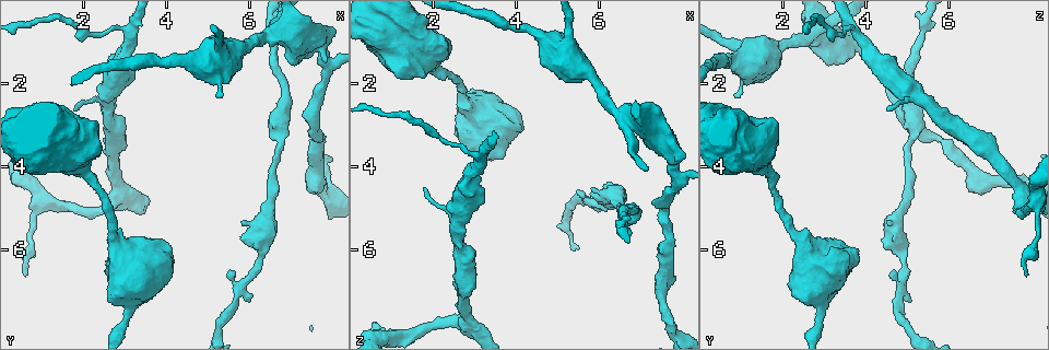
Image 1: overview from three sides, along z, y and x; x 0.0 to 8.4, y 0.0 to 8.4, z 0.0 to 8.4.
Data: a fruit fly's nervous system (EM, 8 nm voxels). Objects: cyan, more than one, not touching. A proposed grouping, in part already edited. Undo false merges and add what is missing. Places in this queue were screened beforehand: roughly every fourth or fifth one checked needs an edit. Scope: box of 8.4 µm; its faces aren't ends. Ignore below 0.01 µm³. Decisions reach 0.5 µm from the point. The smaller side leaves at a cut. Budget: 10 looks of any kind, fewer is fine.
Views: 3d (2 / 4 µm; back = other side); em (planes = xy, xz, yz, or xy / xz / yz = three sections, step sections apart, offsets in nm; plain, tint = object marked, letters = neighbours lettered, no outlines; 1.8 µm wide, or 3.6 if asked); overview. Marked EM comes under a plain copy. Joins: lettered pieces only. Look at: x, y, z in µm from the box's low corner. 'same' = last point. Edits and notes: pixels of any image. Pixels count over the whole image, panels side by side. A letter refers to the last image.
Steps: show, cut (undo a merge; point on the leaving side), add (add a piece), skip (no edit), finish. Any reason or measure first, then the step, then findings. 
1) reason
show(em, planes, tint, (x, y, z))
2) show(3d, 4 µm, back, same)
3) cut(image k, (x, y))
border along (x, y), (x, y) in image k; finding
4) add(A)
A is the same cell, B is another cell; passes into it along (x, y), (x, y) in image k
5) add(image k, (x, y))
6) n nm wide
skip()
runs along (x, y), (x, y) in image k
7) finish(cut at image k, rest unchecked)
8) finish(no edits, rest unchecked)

stops while still wide
show(em, planes, tint, (5.75, 5.75, 4.70))

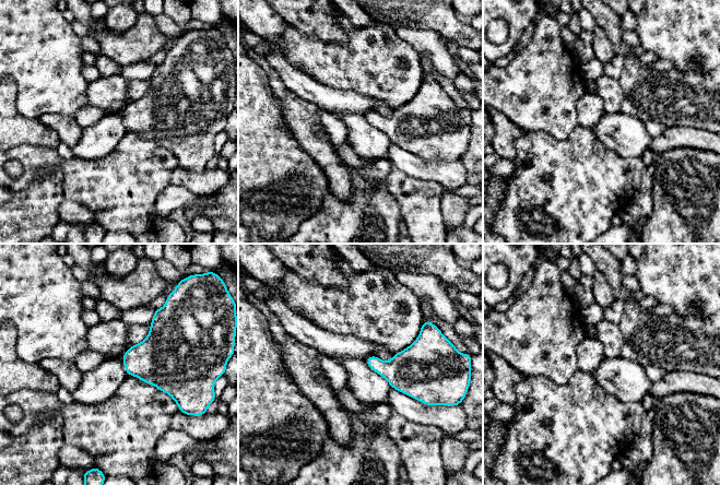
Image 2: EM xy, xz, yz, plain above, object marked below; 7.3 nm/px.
show(em, planes, letters, same)

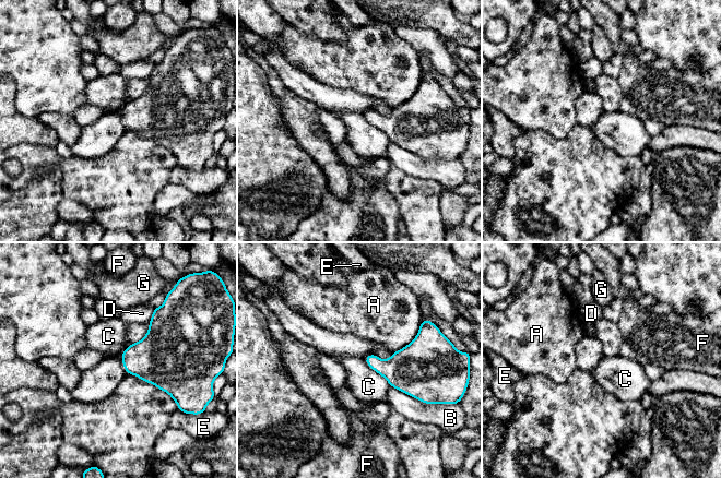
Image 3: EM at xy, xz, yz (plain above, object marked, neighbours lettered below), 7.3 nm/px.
skip()
A, B, C, D, E, F and G are other cells; border along (364, 358), (390, 385) in image 3; none of them fits

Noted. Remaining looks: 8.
sudden change in width
show(3d, 4 µm, (6.80, 0.50, 3.05))

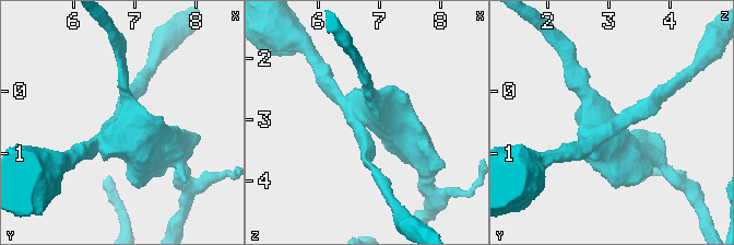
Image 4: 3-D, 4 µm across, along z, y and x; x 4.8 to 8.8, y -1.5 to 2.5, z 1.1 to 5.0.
now the EM
show(em, 3.6 µm, planes, letters, (6.75, 0.55, 3.00))

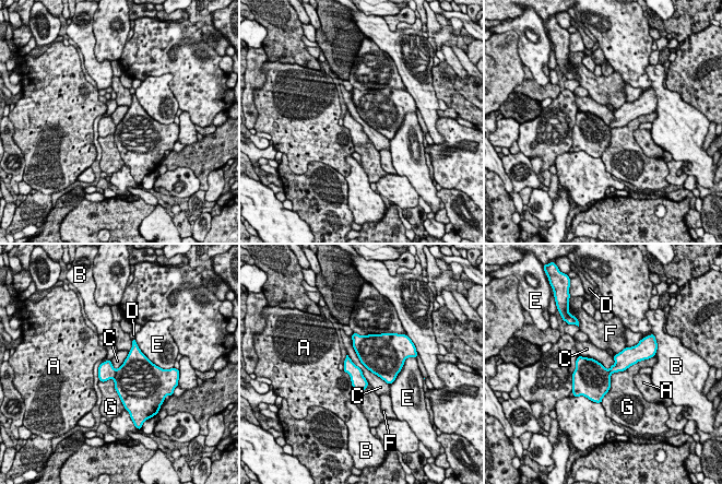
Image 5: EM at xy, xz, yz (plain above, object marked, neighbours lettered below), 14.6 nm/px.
cut(image 5, (131, 378))
A, B, C, D, E, F and G are other cells; border along (117, 369), (113, 377) in image 5; a second neuron is stuck on

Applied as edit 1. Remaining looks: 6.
show(overview)

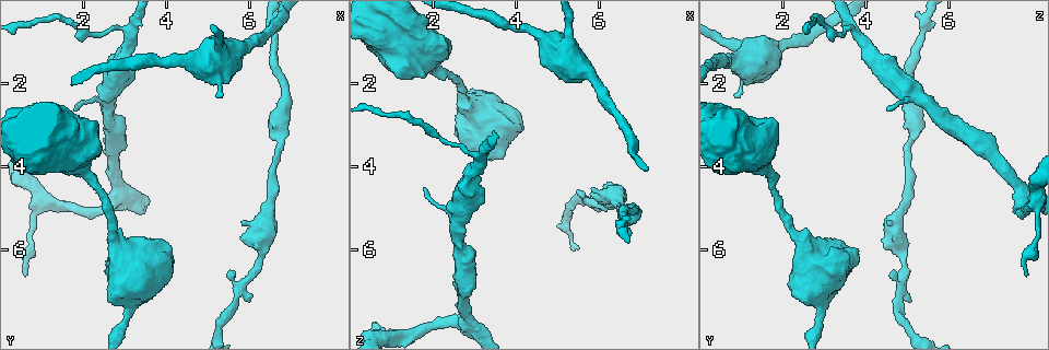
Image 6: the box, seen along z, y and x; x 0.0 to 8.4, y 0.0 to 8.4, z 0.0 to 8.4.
calibre changes
show(3d, 4 µm, back, (5.25, 1.15, 1.05))

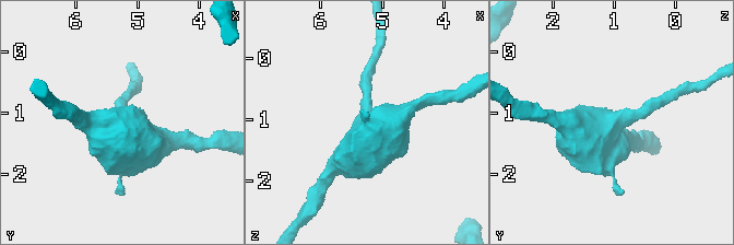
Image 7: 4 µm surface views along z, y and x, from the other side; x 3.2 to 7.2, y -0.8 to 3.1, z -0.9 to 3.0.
show(em, 3.6 µm, xz, step 16, letters, same)

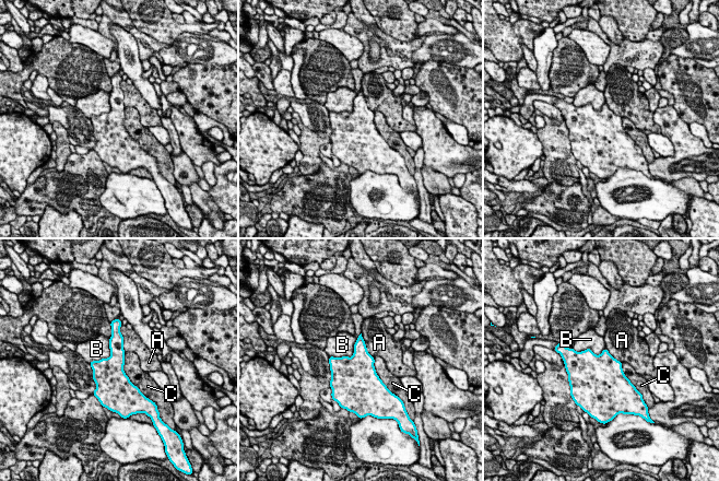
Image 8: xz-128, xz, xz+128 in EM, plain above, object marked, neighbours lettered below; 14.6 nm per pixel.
another direction
show(em, 3.6 µm, planes, letters, same)

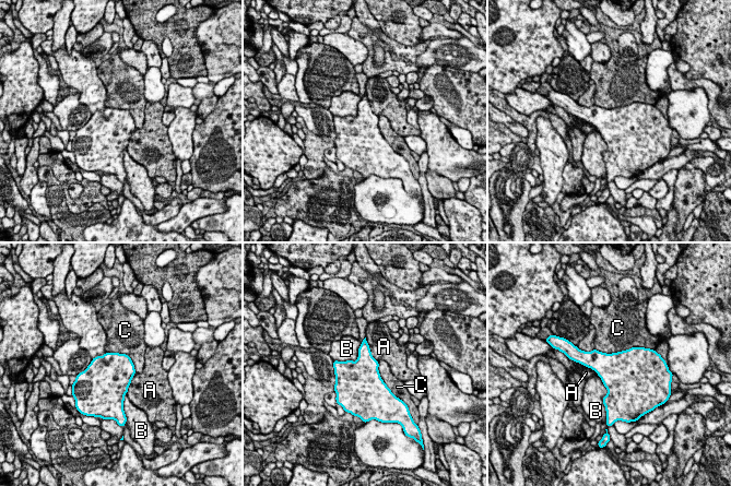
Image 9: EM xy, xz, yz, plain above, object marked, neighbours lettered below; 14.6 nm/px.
480 nm wide
skip()
A, B and C are other cells; border along (362, 342), (355, 360), (333, 360) in image 9; one neuron here

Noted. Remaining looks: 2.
stops while still wide
show(em, planes, letters, (4.15, 6.00, 3.10))

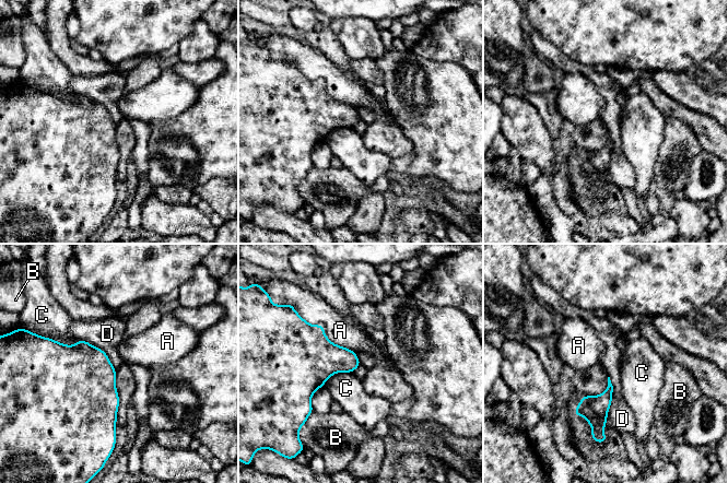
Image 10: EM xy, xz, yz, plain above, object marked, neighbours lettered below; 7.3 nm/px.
skip()
A, B, C and D are other cells; border along (79, 338), (98, 346), (116, 369) in image 10; no lettered piece goes on from it

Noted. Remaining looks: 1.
finish(cut at image 5, rest unchecked)

